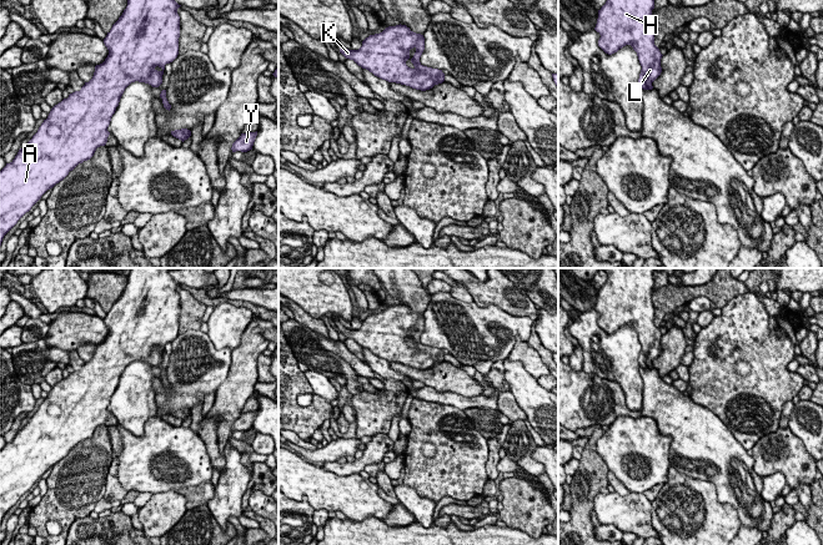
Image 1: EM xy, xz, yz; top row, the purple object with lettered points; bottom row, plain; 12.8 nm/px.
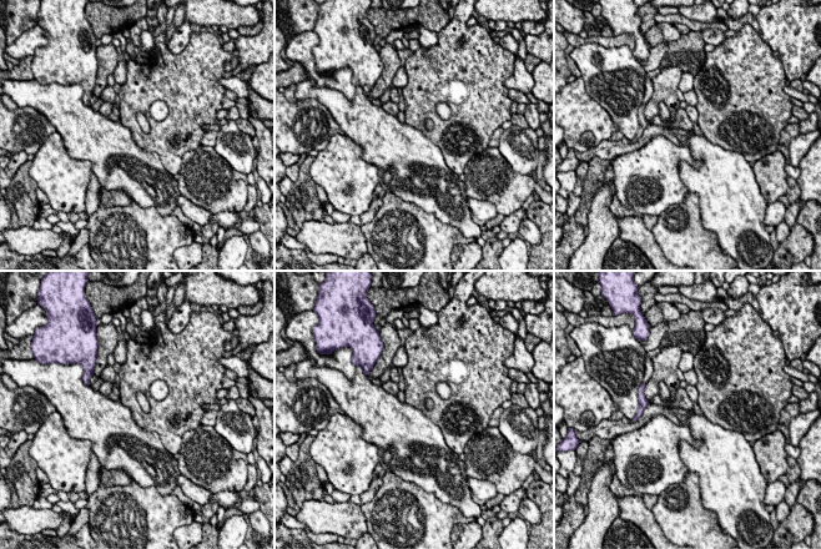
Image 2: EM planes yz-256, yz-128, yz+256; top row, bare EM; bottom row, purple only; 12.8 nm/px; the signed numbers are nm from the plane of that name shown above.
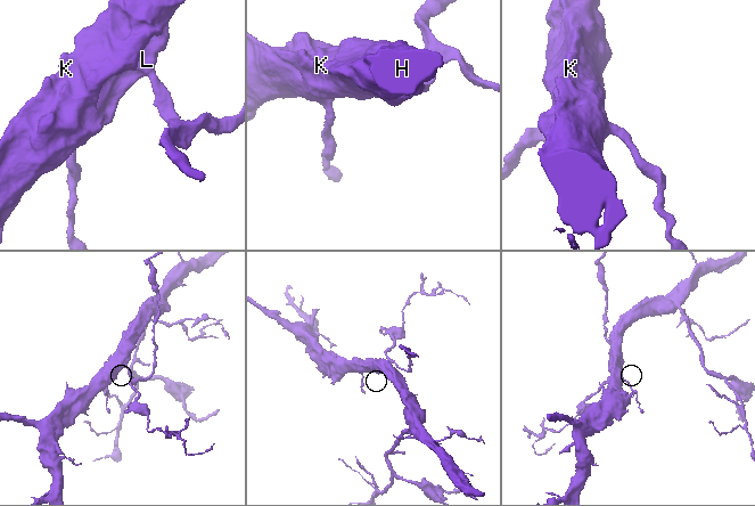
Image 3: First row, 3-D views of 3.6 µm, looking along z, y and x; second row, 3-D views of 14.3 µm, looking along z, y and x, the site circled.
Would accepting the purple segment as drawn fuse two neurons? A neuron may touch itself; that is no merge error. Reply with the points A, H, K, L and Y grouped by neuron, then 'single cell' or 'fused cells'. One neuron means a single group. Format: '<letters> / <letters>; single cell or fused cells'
A H K L Y; single cell

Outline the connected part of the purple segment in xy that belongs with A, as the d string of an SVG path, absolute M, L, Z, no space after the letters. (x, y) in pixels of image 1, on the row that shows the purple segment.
M127 0L122 15L104 39L109 55L102 64L95 66L92 79L85 82L80 91L70 94L67 99L55 105L32 138L0 171L0 246L4 236L47 190L62 181L79 163L90 160L97 147L106 145L110 135L107 127L125 89L135 81L149 84L152 87L162 84L165 65L172 62L179 55L180 16L177 9L180 6L175 0Z

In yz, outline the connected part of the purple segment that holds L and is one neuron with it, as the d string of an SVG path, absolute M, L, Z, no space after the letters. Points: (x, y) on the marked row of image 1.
M607 0L598 10L594 30L601 35L598 46L608 55L631 45L642 66L638 84L652 90L652 82L661 75L662 54L654 45L652 10L654 0Z

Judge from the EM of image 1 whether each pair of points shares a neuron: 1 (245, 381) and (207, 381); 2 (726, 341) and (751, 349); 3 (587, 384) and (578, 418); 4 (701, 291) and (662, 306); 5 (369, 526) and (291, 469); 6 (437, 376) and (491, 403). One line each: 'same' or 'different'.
1: different
2: same
3: same
4: same
5: different
6: different

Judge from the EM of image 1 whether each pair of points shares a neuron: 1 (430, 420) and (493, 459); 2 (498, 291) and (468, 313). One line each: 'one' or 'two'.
1: two
2: two

